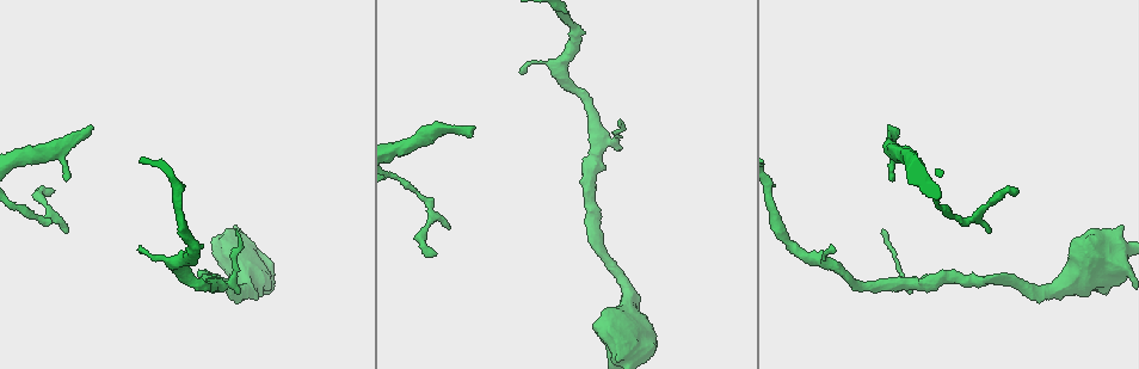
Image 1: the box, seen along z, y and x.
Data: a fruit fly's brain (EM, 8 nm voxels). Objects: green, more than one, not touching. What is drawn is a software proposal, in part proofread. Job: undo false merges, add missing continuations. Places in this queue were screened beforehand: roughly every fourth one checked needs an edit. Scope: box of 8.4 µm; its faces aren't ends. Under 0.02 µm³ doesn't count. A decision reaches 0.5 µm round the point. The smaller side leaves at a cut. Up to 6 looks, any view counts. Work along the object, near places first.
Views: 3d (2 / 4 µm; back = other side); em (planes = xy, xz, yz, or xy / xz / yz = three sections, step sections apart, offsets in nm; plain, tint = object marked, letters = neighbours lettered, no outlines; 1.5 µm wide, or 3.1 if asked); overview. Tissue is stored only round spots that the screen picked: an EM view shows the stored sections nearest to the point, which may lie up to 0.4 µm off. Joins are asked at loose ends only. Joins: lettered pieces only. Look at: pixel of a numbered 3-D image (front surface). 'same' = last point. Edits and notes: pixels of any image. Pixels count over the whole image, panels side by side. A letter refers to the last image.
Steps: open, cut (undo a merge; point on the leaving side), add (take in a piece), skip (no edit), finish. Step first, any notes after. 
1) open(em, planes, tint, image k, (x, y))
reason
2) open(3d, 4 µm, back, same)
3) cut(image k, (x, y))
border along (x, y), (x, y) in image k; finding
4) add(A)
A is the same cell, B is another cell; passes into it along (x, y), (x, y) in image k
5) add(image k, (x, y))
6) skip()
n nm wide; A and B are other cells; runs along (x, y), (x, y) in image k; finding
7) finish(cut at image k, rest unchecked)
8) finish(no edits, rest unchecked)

open(3d, 2 µm, image 1, (49, 224))

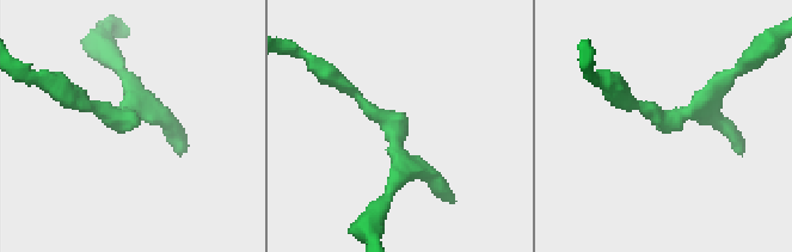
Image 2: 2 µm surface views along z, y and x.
open(em, planes, letters, image 2, (672, 120))
shape alone is not enough

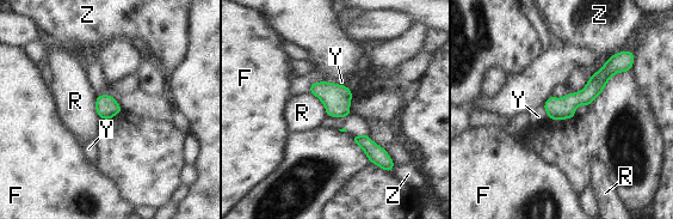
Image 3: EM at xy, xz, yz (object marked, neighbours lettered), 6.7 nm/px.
skip()
R touches over 190 nm; F, R, Y and Z are other cells; border along (310, 92), (320, 101), (326, 115) in image 3; one cell here

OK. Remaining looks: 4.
open(em, xy, step 4, tint, image 1, (87, 126))
free end

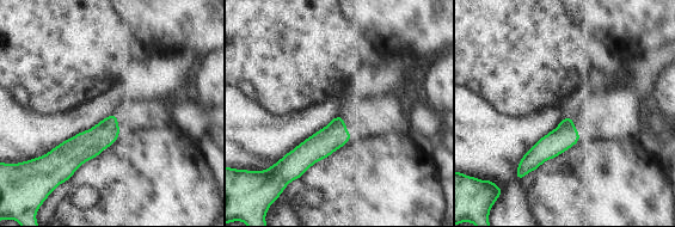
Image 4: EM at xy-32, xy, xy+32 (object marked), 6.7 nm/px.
open(em, planes, letters, same)
another direction

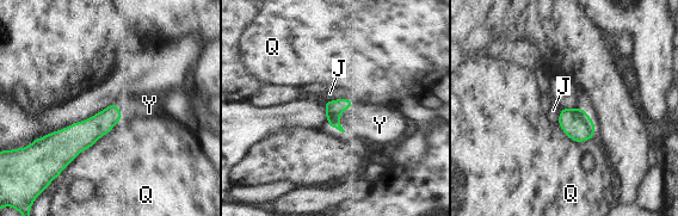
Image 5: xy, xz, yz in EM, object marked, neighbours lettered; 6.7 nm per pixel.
add(Y)
Y is the same cell, J and Q are other cells; passes into it along (334, 109), (339, 116), (375, 124) in image 5; the cell continues

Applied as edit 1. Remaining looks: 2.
finish(add at image 5, rest unchecked)

